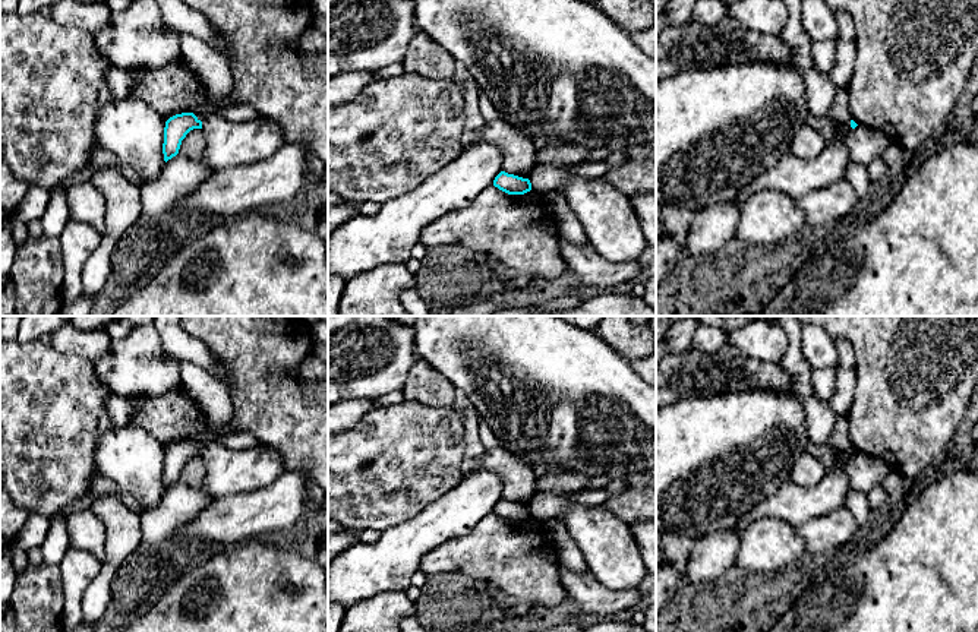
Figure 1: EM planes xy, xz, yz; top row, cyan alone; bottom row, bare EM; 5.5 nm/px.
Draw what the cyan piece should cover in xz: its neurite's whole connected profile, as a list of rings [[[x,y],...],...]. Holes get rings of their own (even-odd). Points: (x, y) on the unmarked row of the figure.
[[[501,499],[495,505],[493,514],[508,522],[524,522],[531,518],[531,511],[529,506],[508,502],[505,499]]]

